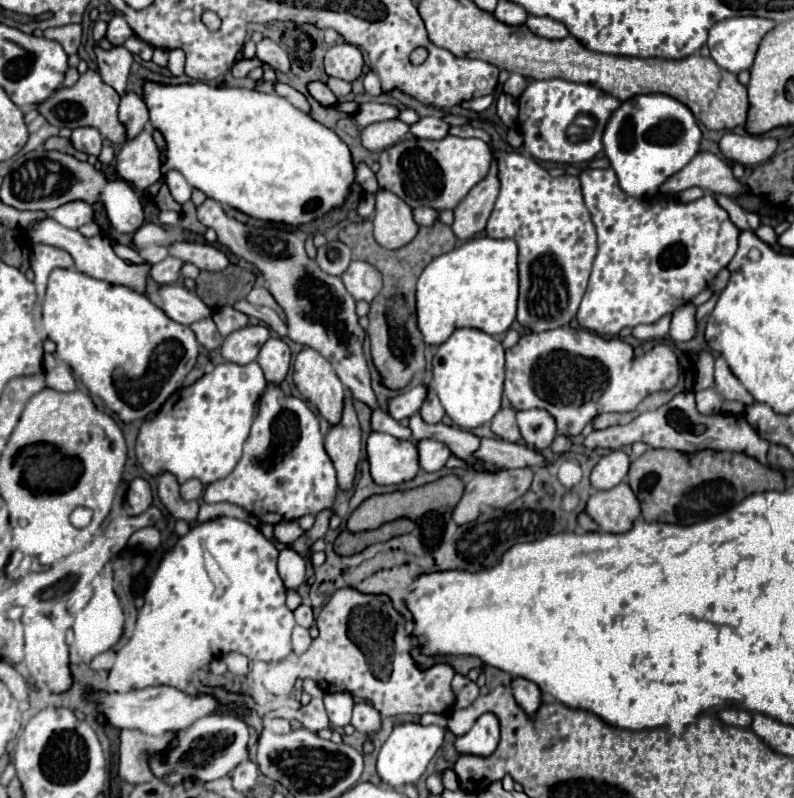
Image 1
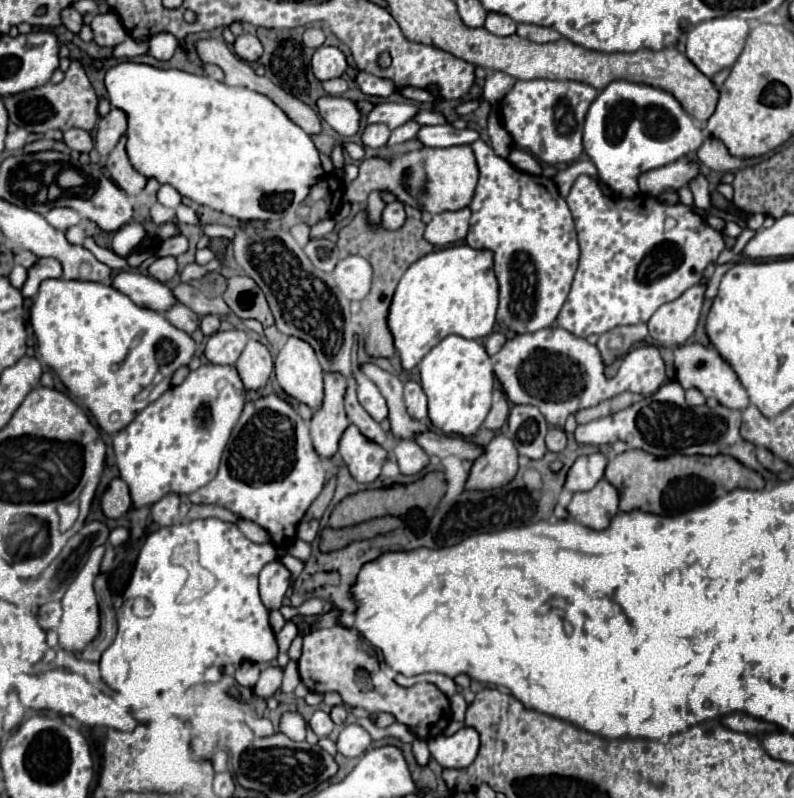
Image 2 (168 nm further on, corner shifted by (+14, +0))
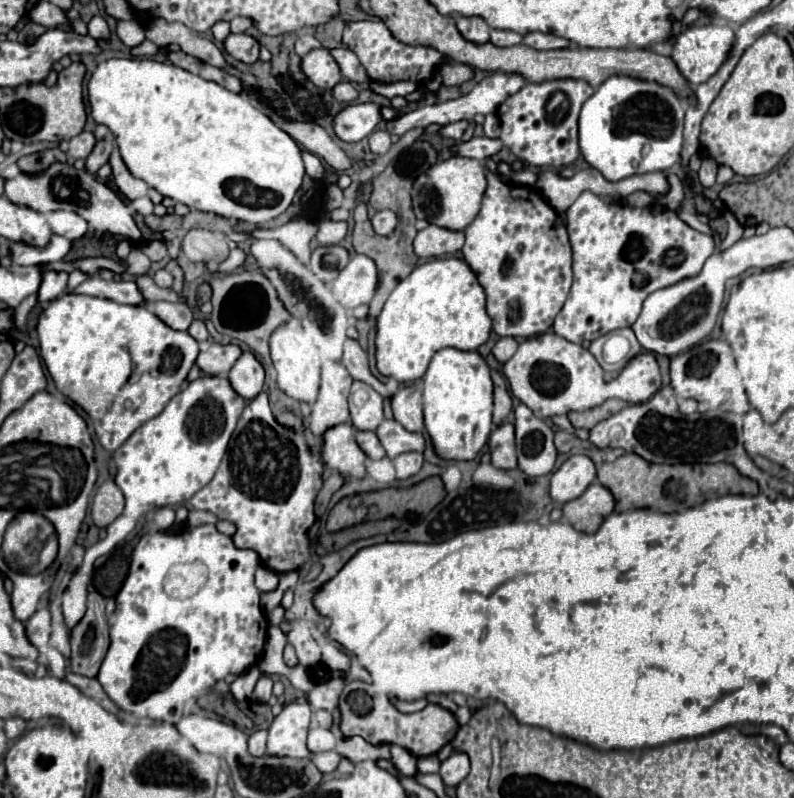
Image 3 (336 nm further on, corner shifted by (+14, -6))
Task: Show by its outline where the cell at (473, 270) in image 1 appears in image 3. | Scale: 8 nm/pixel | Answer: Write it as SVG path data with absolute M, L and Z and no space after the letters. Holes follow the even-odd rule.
M444 257L424 261L414 267L414 271L398 283L382 307L376 319L376 369L384 377L392 377L398 383L418 381L432 359L432 355L444 347L454 347L460 351L476 351L490 337L490 317L486 313L486 295L468 263L458 257Z

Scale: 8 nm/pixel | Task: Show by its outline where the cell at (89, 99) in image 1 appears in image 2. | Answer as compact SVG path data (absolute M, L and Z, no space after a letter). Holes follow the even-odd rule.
M78 61L70 63L64 79L58 85L46 83L42 87L18 93L14 97L4 97L4 105L10 113L12 123L28 129L30 133L46 133L50 129L66 131L70 127L92 131L98 121L98 97L86 77L84 67Z

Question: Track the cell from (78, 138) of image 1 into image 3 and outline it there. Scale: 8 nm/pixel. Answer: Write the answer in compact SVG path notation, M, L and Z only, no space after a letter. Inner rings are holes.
M82 131L74 139L70 139L70 155L74 159L86 159L96 145L96 137L90 131Z

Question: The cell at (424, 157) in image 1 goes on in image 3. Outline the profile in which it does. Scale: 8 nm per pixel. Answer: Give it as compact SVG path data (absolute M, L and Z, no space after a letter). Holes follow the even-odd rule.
M450 157L446 161L440 161L414 181L412 205L416 207L414 211L418 219L426 219L428 223L450 231L464 231L478 215L484 191L486 191L484 165L476 159Z

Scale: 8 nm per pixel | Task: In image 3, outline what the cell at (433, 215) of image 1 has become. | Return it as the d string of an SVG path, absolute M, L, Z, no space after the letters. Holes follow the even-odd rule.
M384 209L384 211L378 211L372 219L372 229L378 233L378 235L390 235L394 229L396 229L396 223L398 223L398 217L394 215L394 211L390 209Z

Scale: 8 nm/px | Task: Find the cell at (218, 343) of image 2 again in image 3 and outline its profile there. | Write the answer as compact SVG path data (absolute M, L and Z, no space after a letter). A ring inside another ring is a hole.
M212 343L208 351L202 351L198 355L196 365L206 375L222 375L222 373L230 371L230 367L236 363L236 359L240 357L240 353L242 351L240 351L238 345Z

